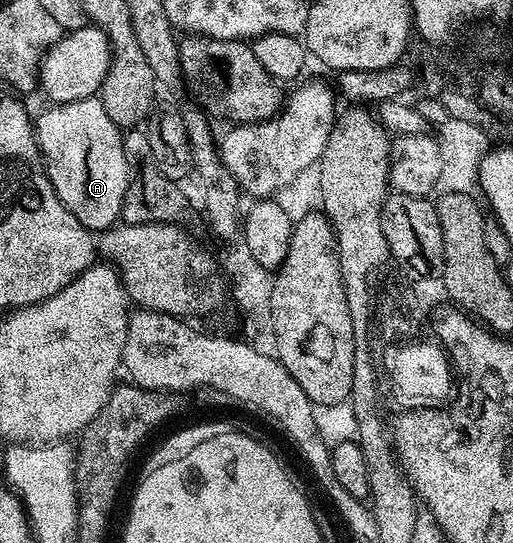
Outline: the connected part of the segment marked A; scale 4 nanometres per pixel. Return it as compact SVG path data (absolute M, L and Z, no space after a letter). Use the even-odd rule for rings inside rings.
M97 96L89 98L82 98L81 100L73 100L72 102L61 102L58 104L48 105L48 110L43 110L33 122L33 129L35 132L35 139L39 142L39 153L43 159L43 167L47 169L47 175L49 180L53 184L53 188L57 192L57 196L61 200L61 204L65 204L65 208L69 212L73 212L73 216L77 216L77 220L81 220L81 224L86 230L92 232L102 232L104 230L110 230L112 226L116 225L120 221L123 212L123 201L125 200L125 192L127 186L133 177L133 167L130 162L127 161L125 156L125 148L123 147L123 135L124 131L117 124L113 124L113 120L109 120L109 112L105 112L103 102Z

